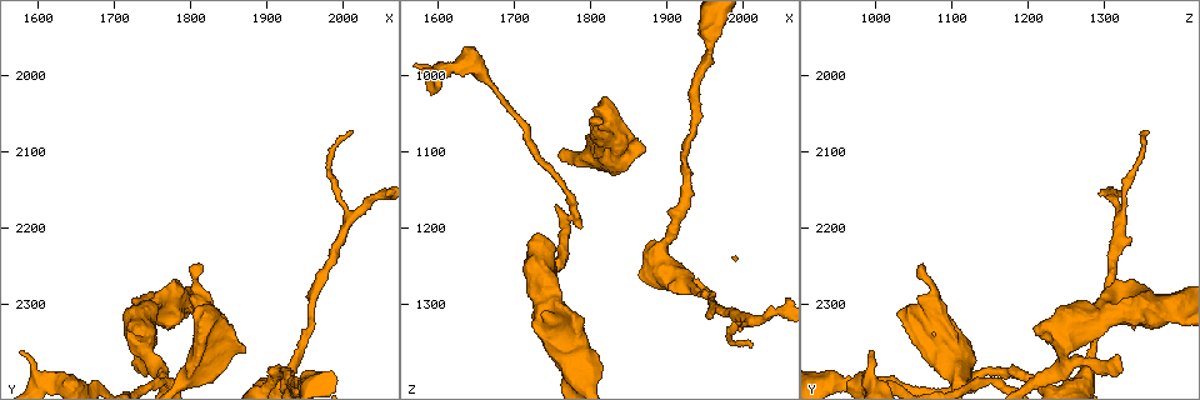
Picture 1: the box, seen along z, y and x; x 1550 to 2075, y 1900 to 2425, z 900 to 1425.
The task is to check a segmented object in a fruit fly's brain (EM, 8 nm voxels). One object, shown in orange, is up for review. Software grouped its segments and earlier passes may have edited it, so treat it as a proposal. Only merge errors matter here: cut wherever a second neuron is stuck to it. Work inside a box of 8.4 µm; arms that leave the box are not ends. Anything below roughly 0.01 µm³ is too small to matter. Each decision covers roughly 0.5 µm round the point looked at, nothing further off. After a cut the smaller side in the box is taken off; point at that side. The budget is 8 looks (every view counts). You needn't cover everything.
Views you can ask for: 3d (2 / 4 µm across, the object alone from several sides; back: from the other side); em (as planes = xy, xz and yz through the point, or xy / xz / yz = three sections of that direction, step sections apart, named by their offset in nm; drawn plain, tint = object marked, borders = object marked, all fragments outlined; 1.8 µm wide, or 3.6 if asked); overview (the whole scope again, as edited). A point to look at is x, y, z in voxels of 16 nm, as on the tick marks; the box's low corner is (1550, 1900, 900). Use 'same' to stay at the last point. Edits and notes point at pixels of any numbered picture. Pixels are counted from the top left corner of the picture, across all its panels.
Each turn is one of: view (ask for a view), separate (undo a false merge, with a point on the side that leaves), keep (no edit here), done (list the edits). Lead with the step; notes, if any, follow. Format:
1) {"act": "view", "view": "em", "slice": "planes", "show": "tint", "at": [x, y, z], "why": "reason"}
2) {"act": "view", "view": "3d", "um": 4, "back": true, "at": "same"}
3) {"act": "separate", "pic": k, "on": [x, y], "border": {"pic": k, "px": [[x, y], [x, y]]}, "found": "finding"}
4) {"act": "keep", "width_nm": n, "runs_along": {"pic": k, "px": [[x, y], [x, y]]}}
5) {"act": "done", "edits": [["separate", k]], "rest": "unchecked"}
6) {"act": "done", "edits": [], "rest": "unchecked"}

{"act": "view", "view": "3d", "um": 2, "at": [2005, 2190, 1325], "why": "three arms meet"}

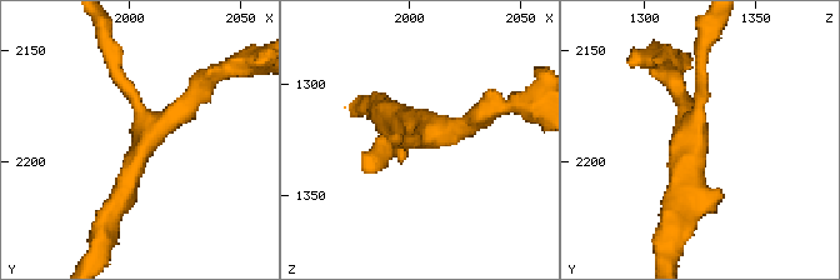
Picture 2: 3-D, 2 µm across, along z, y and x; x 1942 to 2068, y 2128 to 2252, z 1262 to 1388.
{"act": "view", "view": "em", "slice": "planes", "show": "tint", "at": [2007, 2186, 1321], "arms": 3}

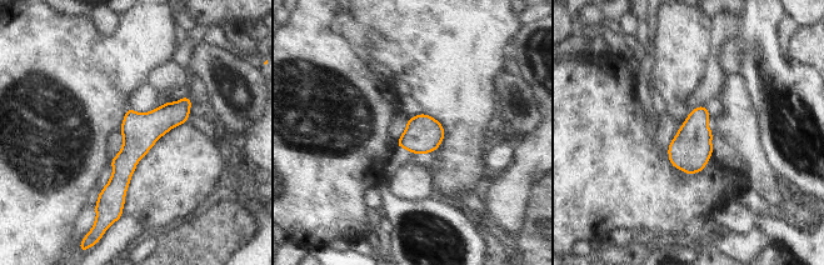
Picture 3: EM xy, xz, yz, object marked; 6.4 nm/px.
{"act": "keep", "width_nm": 240, "runs_along": {"pic": 3, "px": [[186, 101], [124, 163], [119, 208]]}, "found": "continuous, no second neuron"}

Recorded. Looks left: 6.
{"act": "view", "view": "em", "um": 3.6, "slice": "planes", "show": "tint", "at": [1925, 2400, 1275], "why": "small branch off a trunk"}

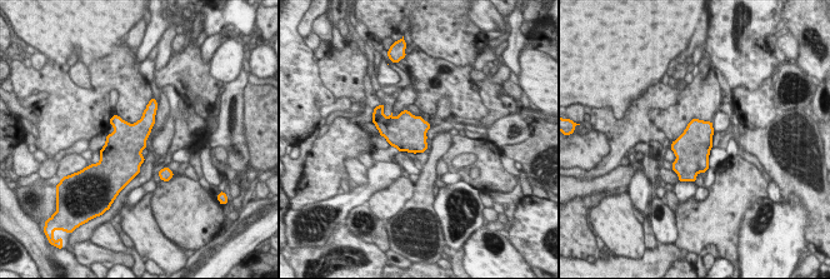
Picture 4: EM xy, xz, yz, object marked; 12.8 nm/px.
{"act": "keep", "found": "all the same neuron"}

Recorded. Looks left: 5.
{"act": "view", "view": "3d", "um": 4, "back": true, "at": [1740, 2360, 1250], "why": "sharp bend"}

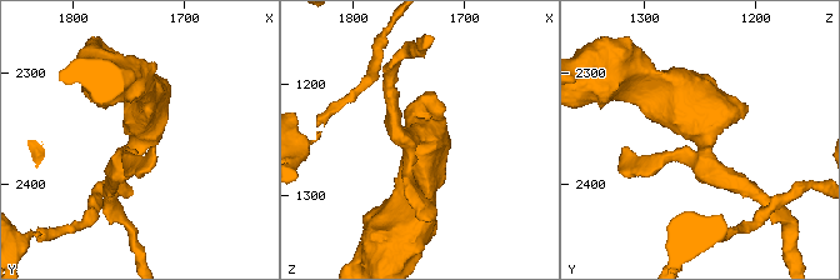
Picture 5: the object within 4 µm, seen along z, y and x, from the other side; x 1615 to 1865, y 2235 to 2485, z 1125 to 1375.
{"act": "view", "view": "em", "um": 3.6, "slice": "planes", "show": "tint", "at": [1738, 2360, 1246]}

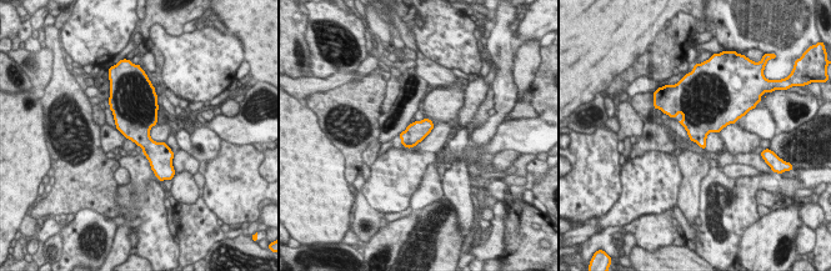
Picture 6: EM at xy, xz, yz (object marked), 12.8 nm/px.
{"act": "keep", "found": "continuous, no second neuron"}

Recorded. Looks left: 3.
{"act": "done", "edits": [], "rest": "unchecked"}

